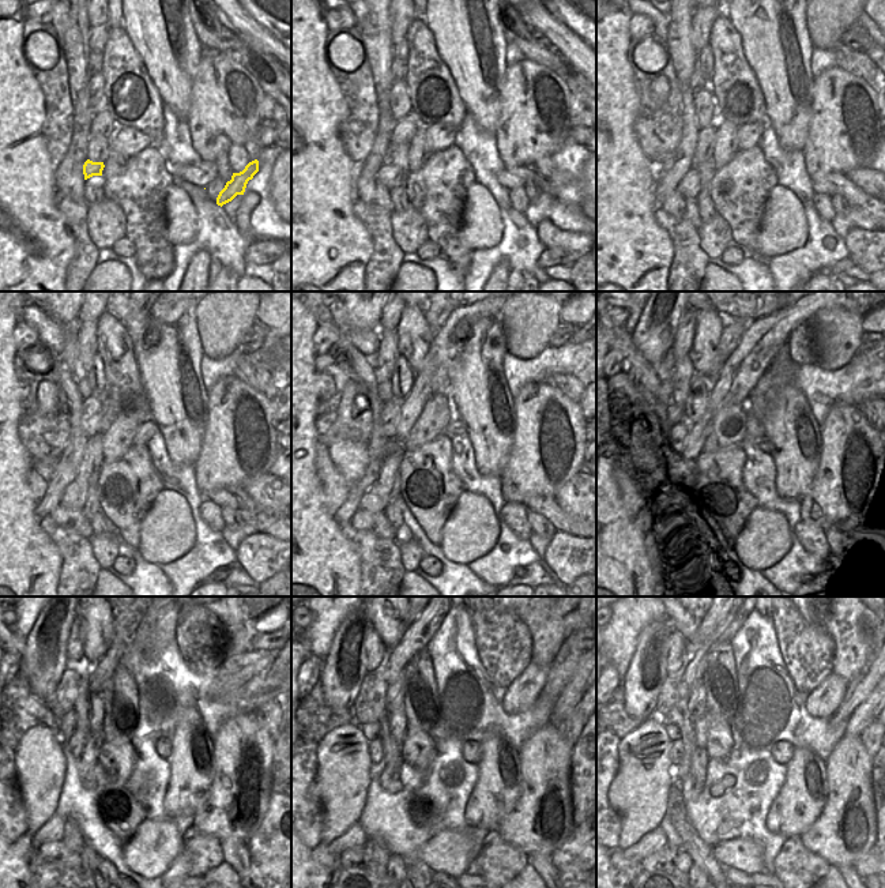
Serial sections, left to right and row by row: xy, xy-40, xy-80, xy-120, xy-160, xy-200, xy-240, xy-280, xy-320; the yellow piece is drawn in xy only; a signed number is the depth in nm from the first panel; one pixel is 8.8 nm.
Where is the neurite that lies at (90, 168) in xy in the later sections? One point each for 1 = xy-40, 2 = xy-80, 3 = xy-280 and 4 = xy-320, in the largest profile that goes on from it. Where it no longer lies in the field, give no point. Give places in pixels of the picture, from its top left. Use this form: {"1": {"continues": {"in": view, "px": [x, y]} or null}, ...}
{"1": {"continues": {"in": "xy-40", "px": [388, 175]}}, "2": {"continues": {"in": "xy-80", "px": [689, 185]}}, "3": {"continues": {"in": "xy-280", "px": [354, 836]}}, "4": {"continues": {"in": "xy-320", "px": [655, 841]}}}

